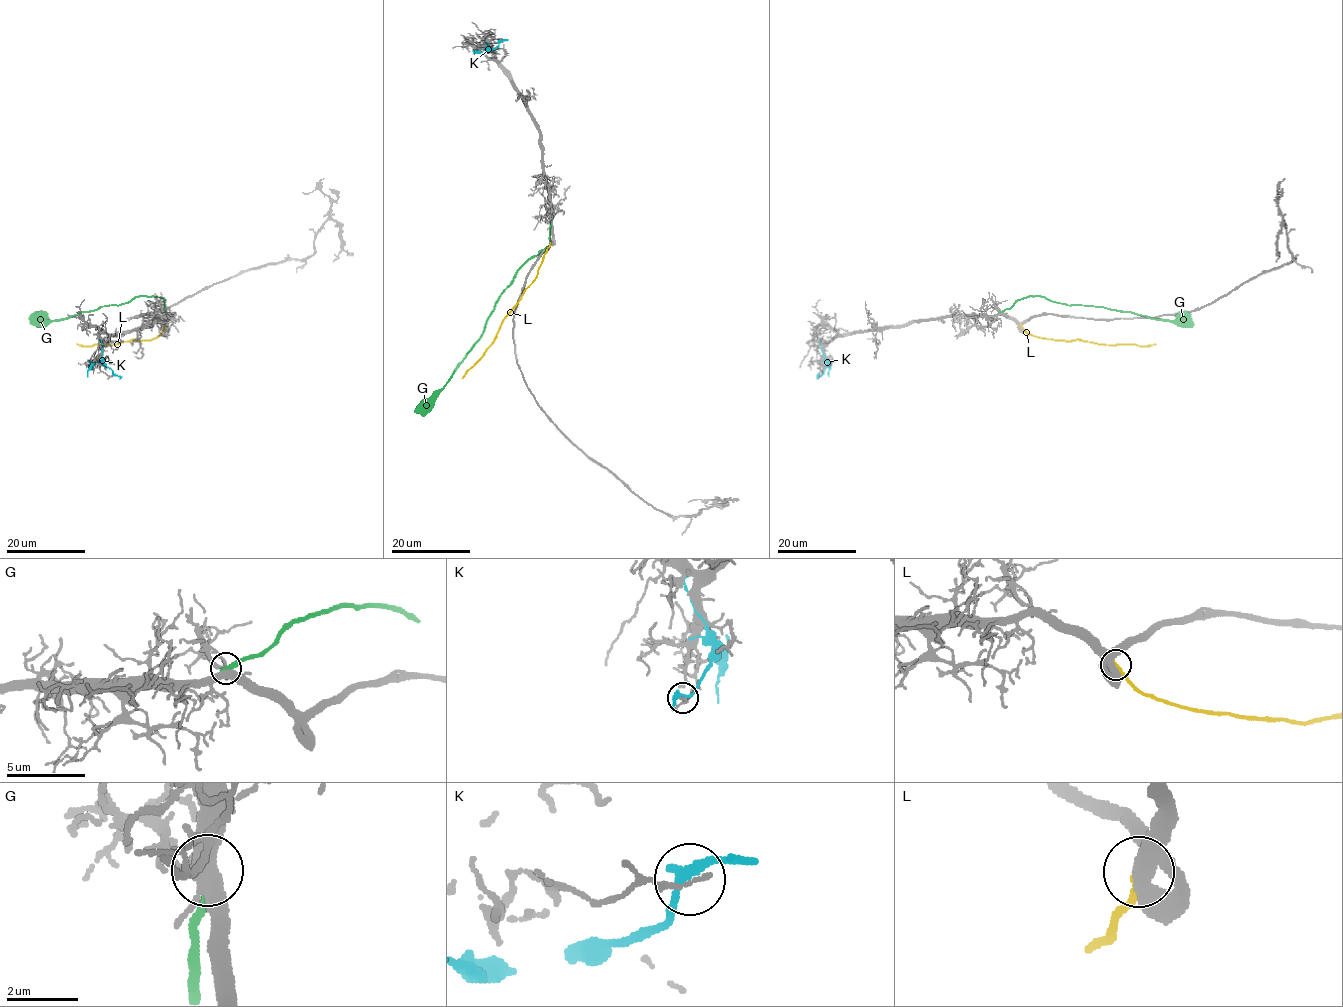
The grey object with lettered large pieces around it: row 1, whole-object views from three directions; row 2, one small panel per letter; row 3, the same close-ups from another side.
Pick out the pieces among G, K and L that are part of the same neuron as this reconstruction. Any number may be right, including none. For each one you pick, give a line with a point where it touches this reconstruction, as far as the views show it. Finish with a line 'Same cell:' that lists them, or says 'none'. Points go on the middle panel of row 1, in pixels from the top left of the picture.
L: Touches grey at (550, 244)
Same cell: L

